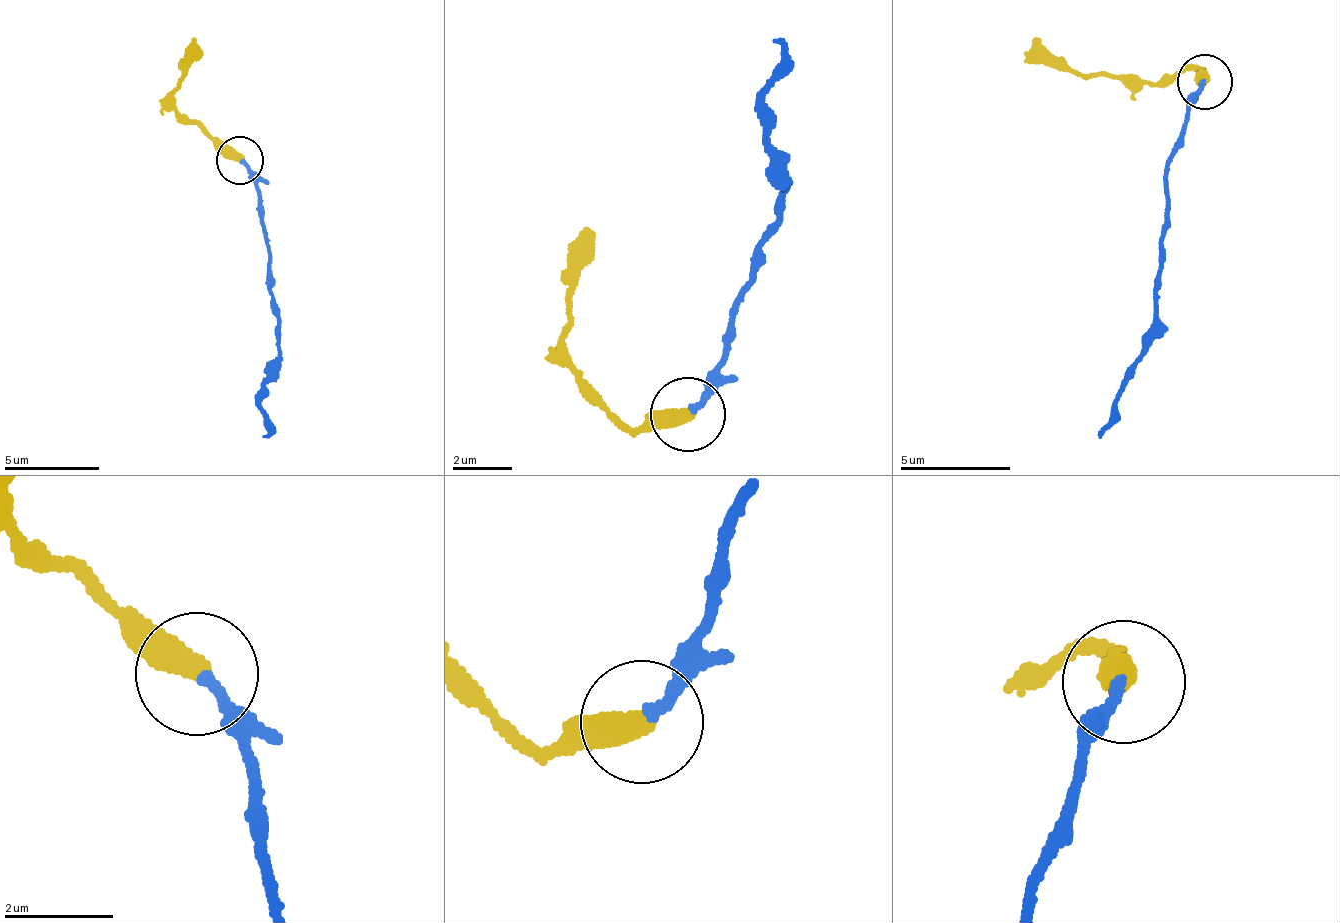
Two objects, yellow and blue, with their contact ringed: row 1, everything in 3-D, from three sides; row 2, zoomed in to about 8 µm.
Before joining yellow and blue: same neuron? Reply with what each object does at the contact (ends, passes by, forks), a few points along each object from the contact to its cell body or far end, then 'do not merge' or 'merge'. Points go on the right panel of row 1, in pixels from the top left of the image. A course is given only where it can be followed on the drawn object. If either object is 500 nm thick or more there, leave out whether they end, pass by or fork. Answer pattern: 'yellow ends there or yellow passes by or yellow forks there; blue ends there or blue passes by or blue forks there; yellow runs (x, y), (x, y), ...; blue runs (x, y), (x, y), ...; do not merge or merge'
yellow ends there; blue ends there; yellow runs (1206, 79), (1202, 72), (1141, 78), (1070, 75), (1023, 50); blue runs (1206, 79), (1166, 174), (1156, 331), (1098, 439); merge

